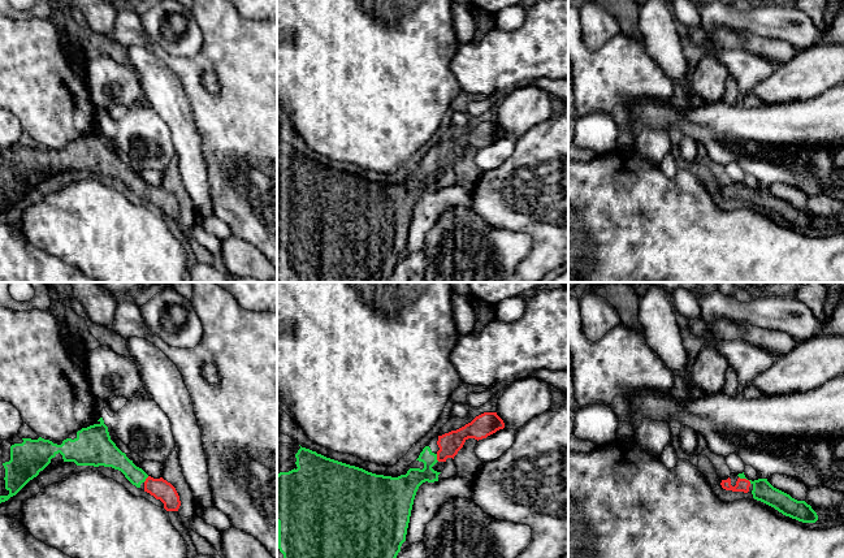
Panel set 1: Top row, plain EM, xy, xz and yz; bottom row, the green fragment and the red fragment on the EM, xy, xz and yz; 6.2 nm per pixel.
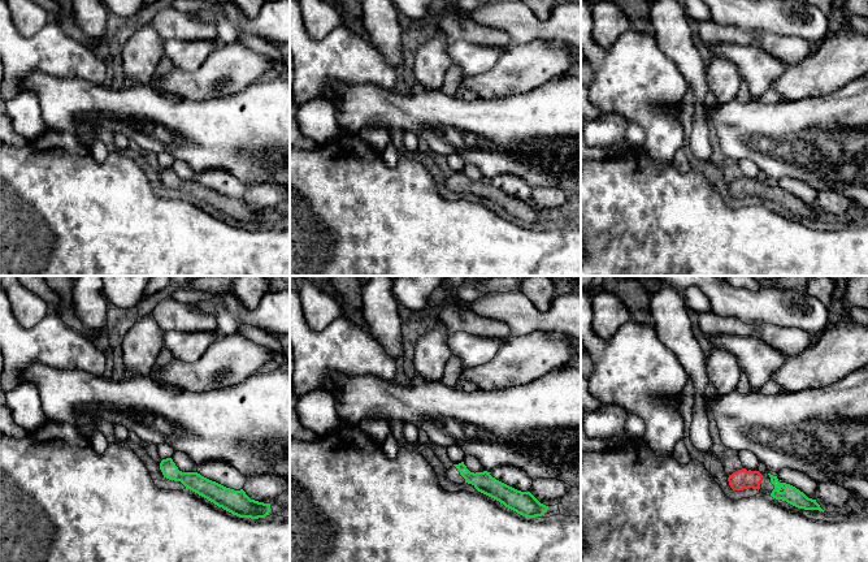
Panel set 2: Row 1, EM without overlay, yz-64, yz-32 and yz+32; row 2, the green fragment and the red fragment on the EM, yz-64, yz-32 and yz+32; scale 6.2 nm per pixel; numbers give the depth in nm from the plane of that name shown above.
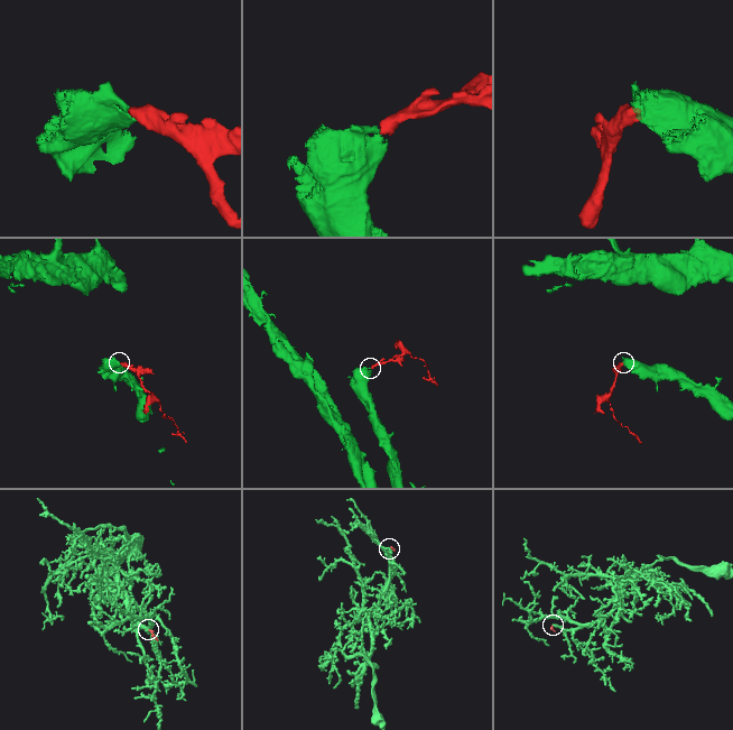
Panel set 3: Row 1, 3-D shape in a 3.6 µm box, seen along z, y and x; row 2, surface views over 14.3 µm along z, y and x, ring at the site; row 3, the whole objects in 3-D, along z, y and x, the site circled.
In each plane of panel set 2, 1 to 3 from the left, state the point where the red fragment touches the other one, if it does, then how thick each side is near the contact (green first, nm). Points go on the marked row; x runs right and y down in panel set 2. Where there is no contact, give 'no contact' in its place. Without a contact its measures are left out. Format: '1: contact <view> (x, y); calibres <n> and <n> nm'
1: no contact
2: no contact
3: no contact

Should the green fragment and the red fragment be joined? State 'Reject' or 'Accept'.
Accept

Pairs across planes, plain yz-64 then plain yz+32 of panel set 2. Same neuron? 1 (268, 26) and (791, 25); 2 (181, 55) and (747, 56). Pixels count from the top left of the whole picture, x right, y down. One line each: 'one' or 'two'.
1: one
2: one

